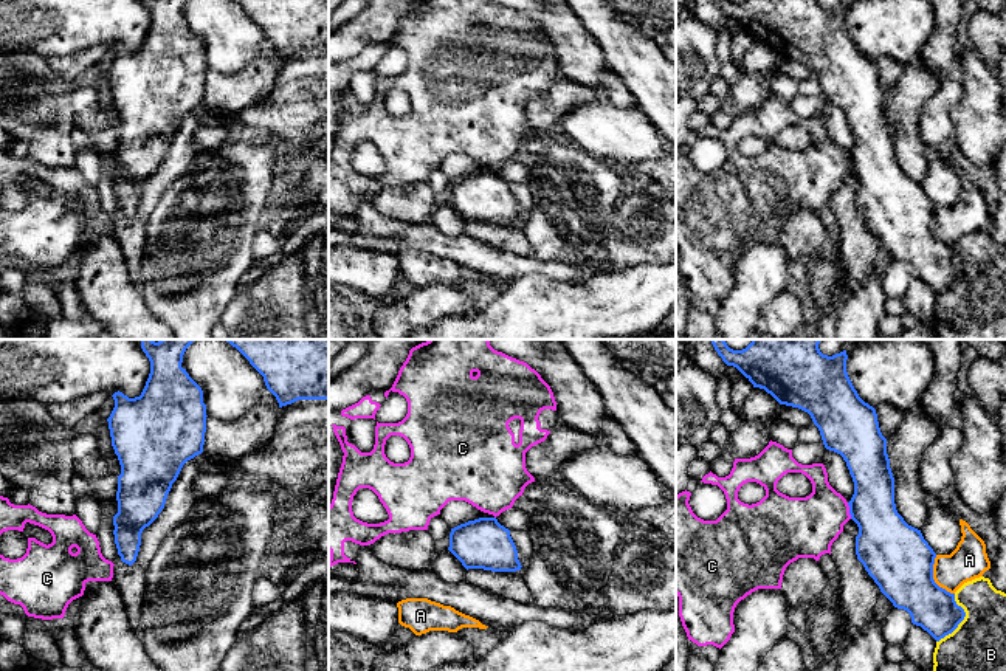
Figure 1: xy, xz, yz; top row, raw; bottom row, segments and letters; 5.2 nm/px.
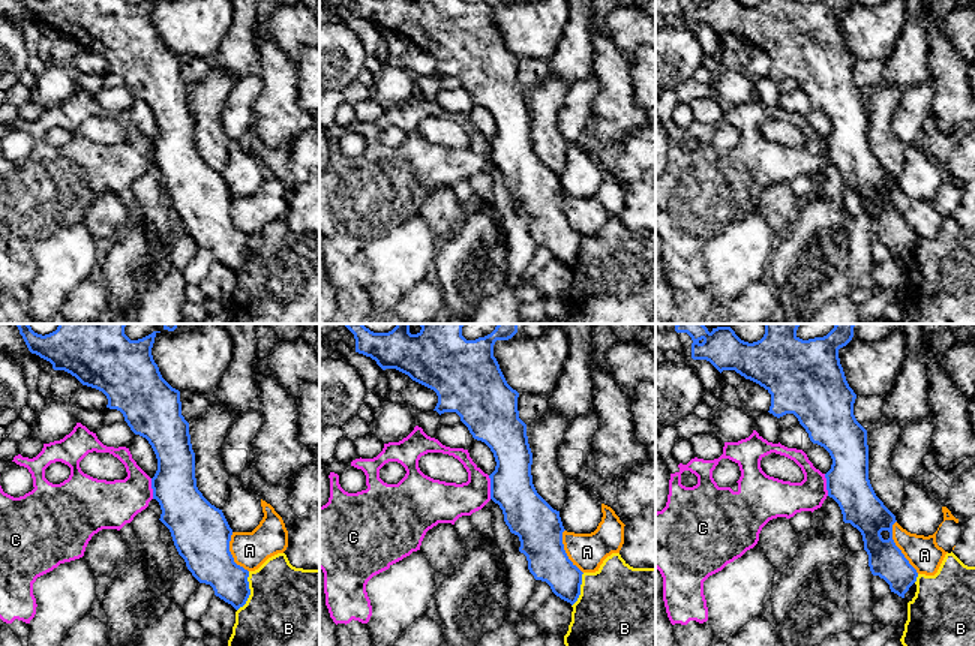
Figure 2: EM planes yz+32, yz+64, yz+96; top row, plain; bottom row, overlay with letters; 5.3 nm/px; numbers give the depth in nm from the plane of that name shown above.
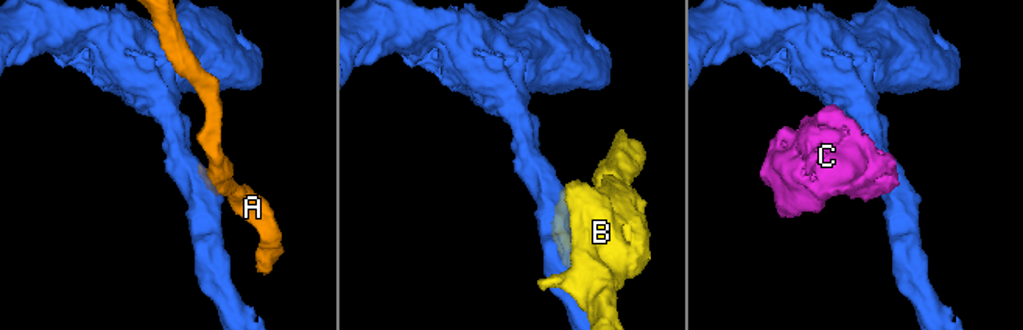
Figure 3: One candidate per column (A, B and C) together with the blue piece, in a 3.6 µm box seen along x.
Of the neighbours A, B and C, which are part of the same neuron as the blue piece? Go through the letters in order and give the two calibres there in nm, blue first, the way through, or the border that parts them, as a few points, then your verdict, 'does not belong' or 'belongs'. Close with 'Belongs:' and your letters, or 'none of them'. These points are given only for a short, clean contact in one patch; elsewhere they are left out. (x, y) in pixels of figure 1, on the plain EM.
A: 340/190 nm | along yz (935, 208), (933, 233), (954, 247) | does not belong
B: 240/360 nm | does not belong
C: 300/320 nm | along yz (847, 155), (851, 171) | does not belong
Belongs: none of them

